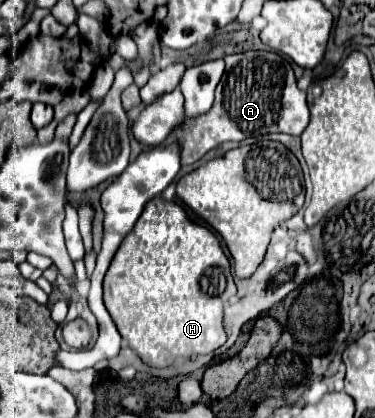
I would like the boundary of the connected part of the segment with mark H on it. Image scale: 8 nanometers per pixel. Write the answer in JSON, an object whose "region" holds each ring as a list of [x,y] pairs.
{"region":[[[154,197],[146,203],[144,213],[132,233],[126,235],[126,241],[122,241],[122,249],[114,255],[104,277],[104,305],[112,321],[130,349],[150,367],[166,367],[178,355],[190,357],[218,351],[226,343],[222,307],[234,293],[236,285],[230,275],[230,263],[216,235],[208,227],[190,221],[182,205],[164,201],[162,197]]]}

